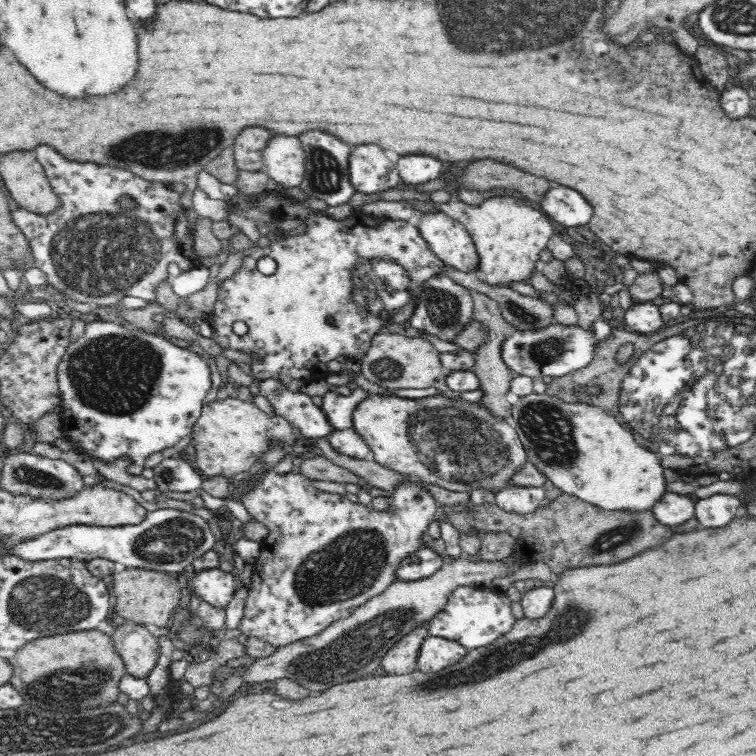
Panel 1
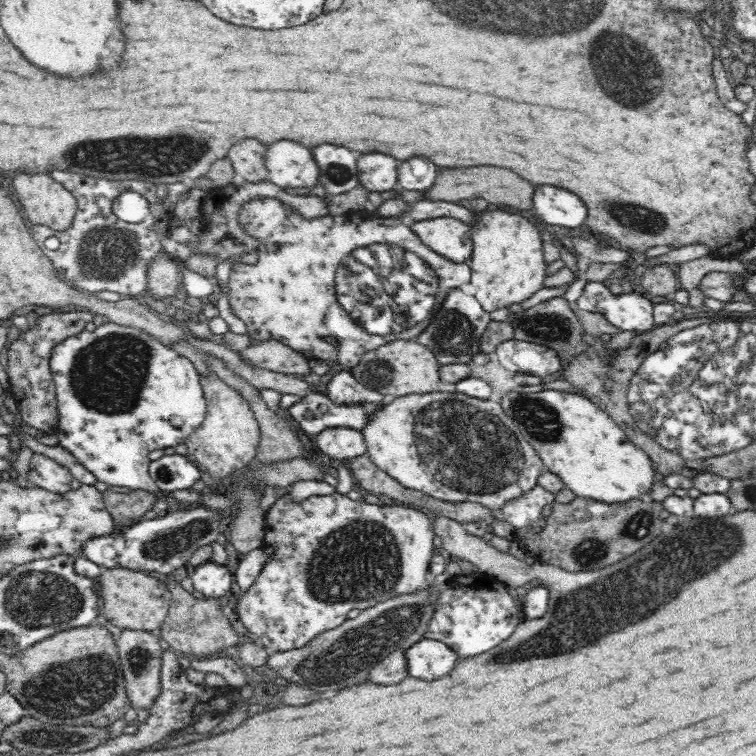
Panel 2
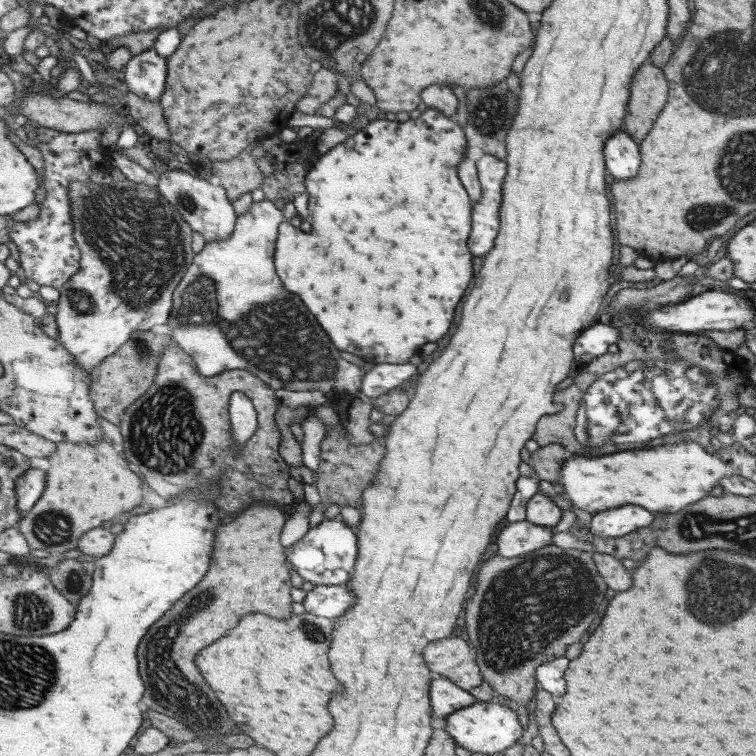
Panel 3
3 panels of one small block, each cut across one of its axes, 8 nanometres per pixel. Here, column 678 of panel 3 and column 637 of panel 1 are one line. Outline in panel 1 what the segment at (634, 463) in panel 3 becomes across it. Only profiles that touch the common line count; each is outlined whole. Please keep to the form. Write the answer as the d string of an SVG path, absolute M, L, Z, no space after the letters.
M532 393L526 396L520 396L516 404L510 406L510 413L512 413L512 417L509 420L509 423L512 426L512 429L516 430L520 441L522 441L522 445L526 450L526 455L528 455L528 461L530 461L534 466L538 467L538 470L541 470L542 473L545 474L546 478L556 488L562 490L563 493L568 495L574 495L583 501L589 502L594 506L598 506L604 510L650 510L656 501L659 501L660 498L664 496L664 494L668 493L668 478L664 478L664 470L662 470L662 464L660 460L656 458L656 454L652 452L648 452L644 446L640 446L636 440L634 440L634 436L632 432L630 432L630 428L625 426L621 421L616 421L616 417L613 415L609 415L607 412L604 412L601 408L596 406L592 406L582 402L566 402L557 396L552 396L551 394L538 394Z

